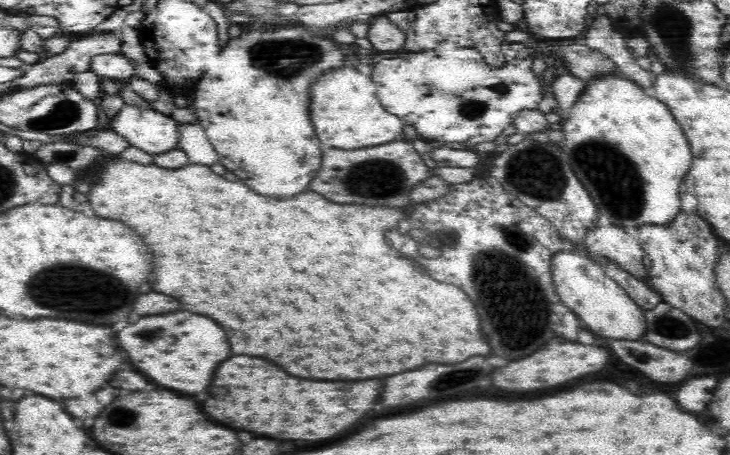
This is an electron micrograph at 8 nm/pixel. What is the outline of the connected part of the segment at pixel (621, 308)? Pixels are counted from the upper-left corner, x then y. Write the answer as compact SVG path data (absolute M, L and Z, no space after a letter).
M562 250L562 252L552 256L550 266L553 274L553 283L562 304L576 314L586 324L584 327L590 328L590 332L598 334L600 338L612 338L612 340L639 340L646 334L647 322L644 319L642 309L617 282L614 282L604 274L603 268L596 260L590 259L583 252L575 254L568 250Z

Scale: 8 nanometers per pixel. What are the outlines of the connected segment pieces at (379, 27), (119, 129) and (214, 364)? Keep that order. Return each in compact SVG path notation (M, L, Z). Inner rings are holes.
M385 15L372 17L370 20L367 38L373 48L384 55L393 55L403 51L406 40L405 31Z
M124 104L118 115L105 121L108 128L123 136L131 146L148 154L162 154L179 148L180 123L152 108Z
M188 310L144 316L118 332L118 344L126 350L138 372L152 378L160 386L188 394L204 392L212 382L214 370L222 364L222 360L232 356L224 330L214 320Z

